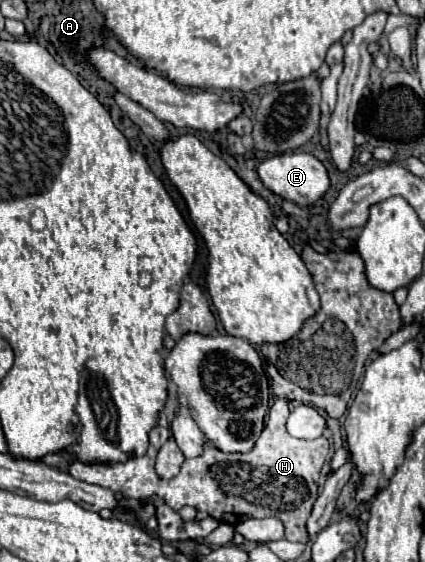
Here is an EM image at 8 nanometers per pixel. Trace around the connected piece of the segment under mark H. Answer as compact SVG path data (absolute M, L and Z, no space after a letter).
M278 397L268 411L262 435L250 453L222 453L208 443L204 447L204 455L186 459L182 465L182 473L168 481L160 479L154 468L158 451L170 434L169 429L164 427L154 427L150 431L150 447L144 457L132 457L126 463L84 465L80 461L70 461L66 453L46 455L42 461L62 471L68 471L80 481L120 491L128 499L144 499L156 495L164 499L174 511L190 505L196 511L206 511L216 521L224 521L230 525L250 517L280 517L286 525L288 535L288 531L306 531L306 519L318 497L320 471L328 457L326 437L320 437L316 441L300 441L288 435L288 413L290 401Z

